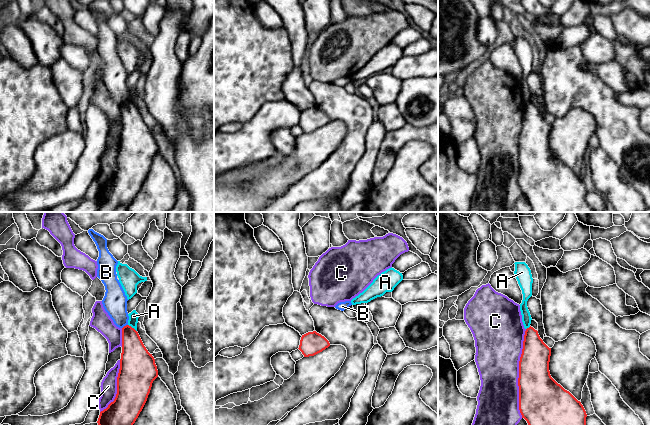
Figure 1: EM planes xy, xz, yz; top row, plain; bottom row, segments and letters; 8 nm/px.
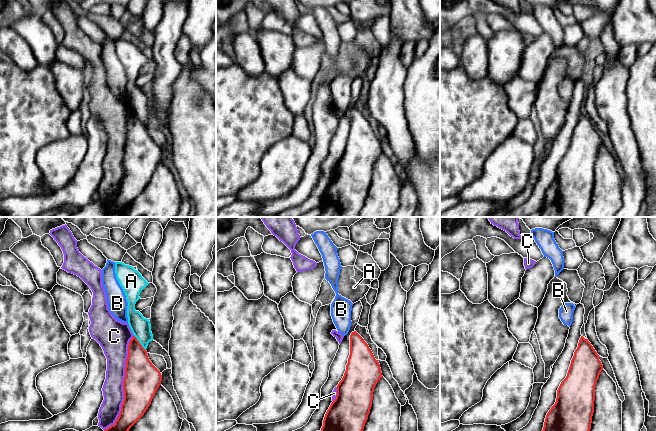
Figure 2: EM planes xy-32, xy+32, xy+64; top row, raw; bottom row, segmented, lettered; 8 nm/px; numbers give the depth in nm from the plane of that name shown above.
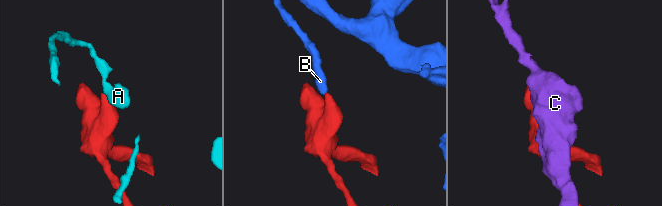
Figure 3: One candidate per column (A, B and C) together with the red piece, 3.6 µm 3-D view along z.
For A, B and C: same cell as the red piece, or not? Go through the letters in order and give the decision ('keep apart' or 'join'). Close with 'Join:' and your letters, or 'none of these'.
A: keep apart
B: keep apart
C: keep apart
Join: none of these

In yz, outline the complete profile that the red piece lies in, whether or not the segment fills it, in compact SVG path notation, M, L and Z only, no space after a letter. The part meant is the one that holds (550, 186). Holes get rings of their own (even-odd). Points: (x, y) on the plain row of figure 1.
M529 103L525 107L519 137L519 186L532 212L593 212L586 202L586 187L569 167L550 151L551 124L540 114L538 107Z

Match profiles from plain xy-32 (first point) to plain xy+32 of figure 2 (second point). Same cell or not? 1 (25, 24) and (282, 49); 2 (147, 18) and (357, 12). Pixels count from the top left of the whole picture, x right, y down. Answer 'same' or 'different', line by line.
1: same
2: different

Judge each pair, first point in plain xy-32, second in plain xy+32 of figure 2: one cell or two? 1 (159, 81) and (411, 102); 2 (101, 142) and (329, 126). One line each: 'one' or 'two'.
1: two
2: one

